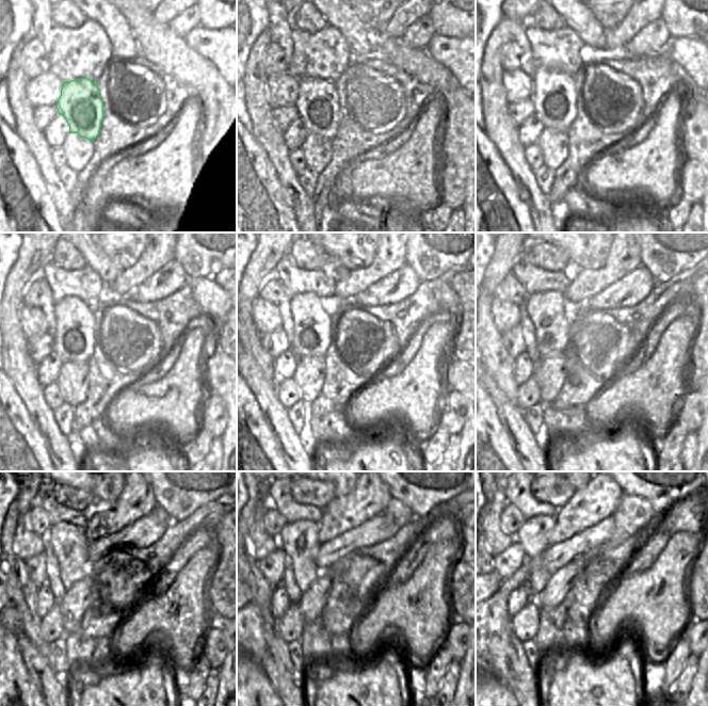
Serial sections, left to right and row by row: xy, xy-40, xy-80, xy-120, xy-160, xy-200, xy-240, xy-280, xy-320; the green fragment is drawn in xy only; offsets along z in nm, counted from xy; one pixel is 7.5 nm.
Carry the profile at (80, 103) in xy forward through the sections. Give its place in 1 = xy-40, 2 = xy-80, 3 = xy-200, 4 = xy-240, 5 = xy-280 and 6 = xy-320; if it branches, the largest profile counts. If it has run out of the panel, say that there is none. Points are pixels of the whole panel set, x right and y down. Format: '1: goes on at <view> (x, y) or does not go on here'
1: goes on at xy-40 (317, 105)
2: goes on at xy-80 (554, 98)
3: goes on at xy-200 (551, 329)
4: goes on at xy-240 (68, 542)
5: goes on at xy-280 (298, 540)
6: goes on at xy-320 (532, 535)

